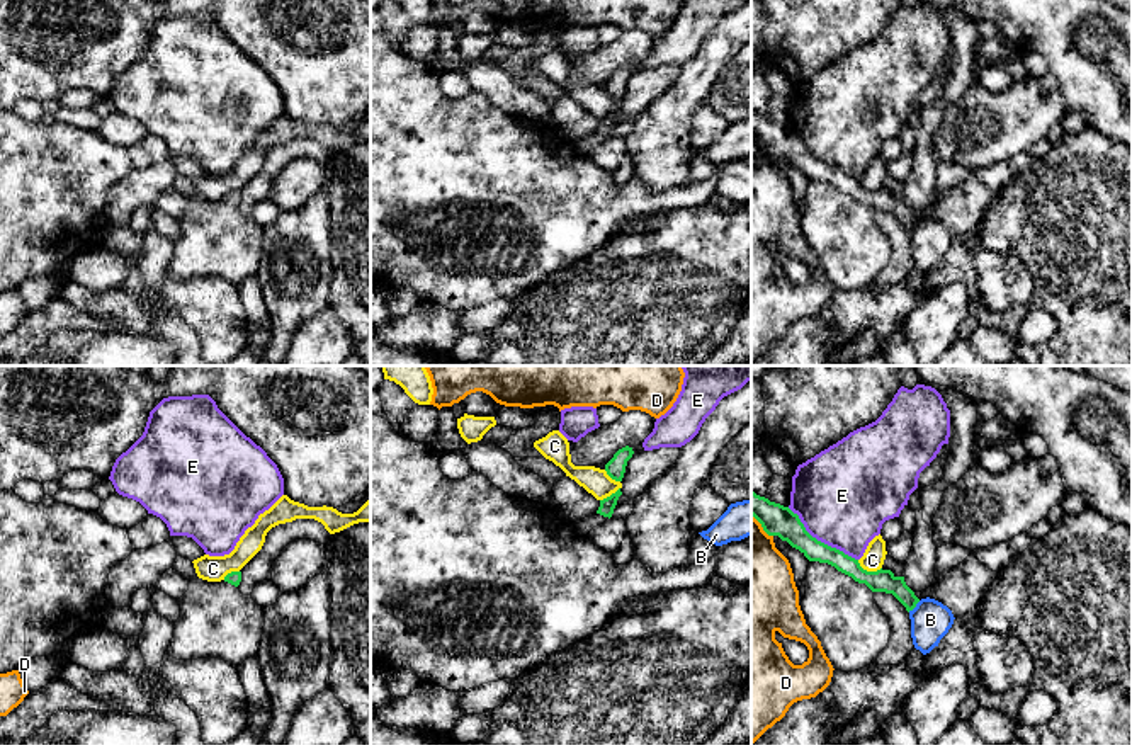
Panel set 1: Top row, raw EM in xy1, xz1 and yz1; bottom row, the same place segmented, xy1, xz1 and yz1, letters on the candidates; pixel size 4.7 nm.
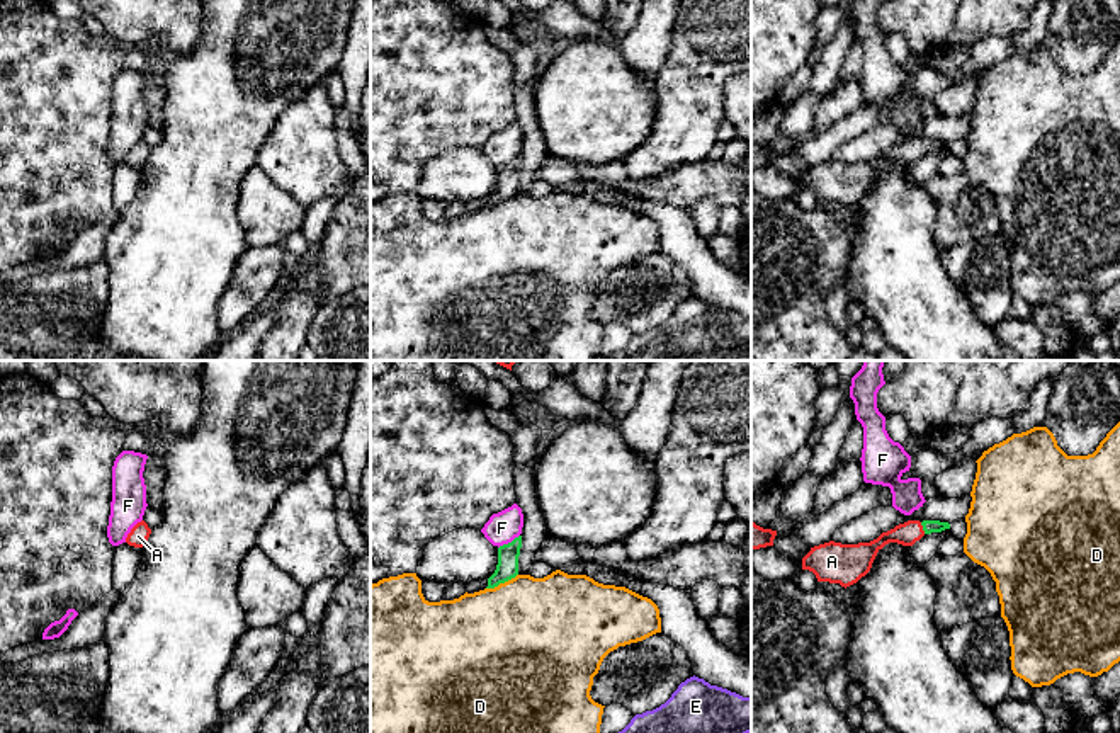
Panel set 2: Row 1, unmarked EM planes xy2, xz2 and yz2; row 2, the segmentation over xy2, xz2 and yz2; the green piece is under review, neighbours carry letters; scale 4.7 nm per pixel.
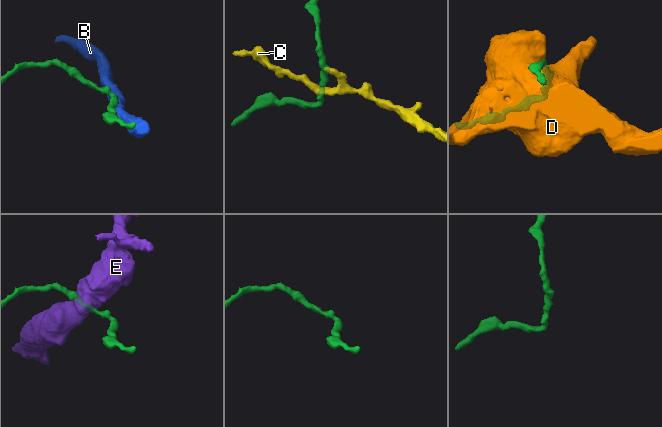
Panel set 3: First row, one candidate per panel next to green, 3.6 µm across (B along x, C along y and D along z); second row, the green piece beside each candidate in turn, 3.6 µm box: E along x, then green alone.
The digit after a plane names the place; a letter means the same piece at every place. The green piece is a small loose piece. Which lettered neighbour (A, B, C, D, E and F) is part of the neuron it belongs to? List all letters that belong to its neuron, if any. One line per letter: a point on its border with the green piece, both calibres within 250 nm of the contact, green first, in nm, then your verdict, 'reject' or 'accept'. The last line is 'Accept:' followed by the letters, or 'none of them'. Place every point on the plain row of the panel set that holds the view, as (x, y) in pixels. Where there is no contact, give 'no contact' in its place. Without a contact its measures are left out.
A: meets green in yz2 at (923, 147); 60 nm thick on the green side, 110 nm on the other; accept
B: meets green in yz1 at (913, 227); 110 nm thick on the green side, 190 nm on the other; reject
C: meets green in yz1 at (869, 191); 110 nm thick on the green side, 110 nm on the other; reject
D: meets green in xz2 at (502, 201); 110 nm thick on the green side, 480 nm on the other; reject
E: meets green in yz1 at (820, 160); 150 nm thick on the green side, 460 nm on the other; reject
F: meets green in xz2 at (509, 162); 110 nm thick on the green side, 150 nm on the other; reject
Accept: A

